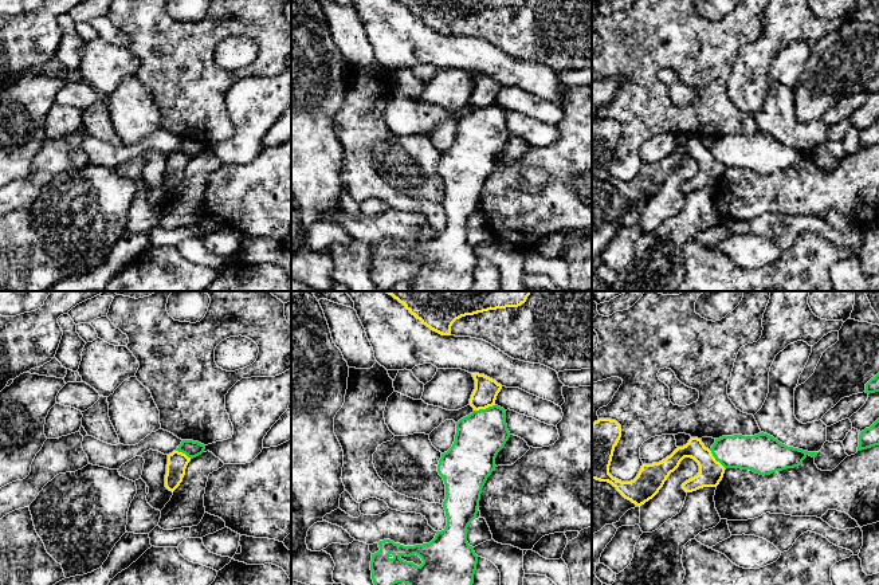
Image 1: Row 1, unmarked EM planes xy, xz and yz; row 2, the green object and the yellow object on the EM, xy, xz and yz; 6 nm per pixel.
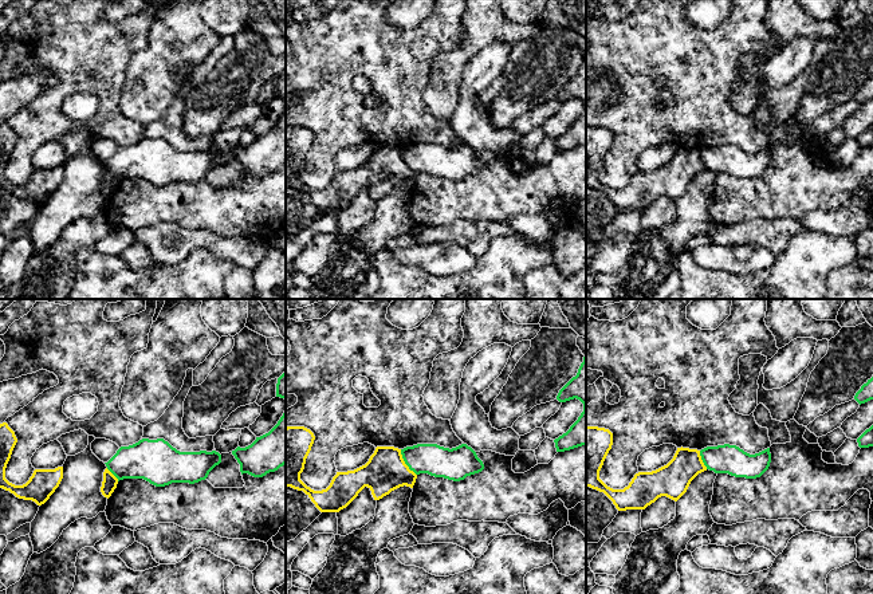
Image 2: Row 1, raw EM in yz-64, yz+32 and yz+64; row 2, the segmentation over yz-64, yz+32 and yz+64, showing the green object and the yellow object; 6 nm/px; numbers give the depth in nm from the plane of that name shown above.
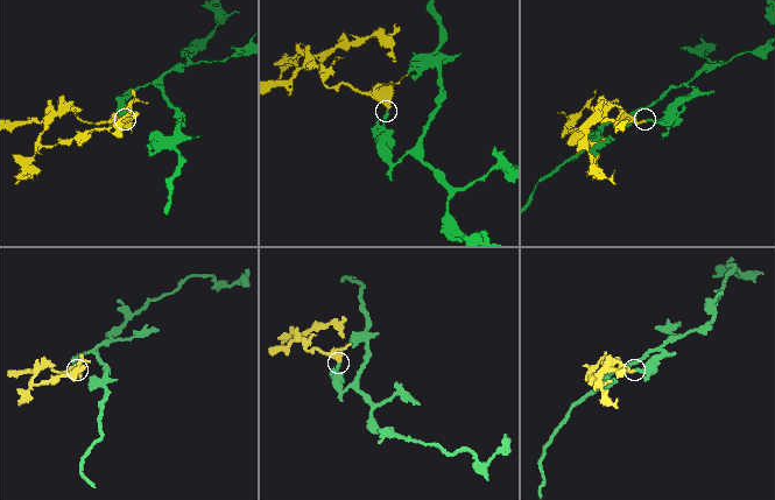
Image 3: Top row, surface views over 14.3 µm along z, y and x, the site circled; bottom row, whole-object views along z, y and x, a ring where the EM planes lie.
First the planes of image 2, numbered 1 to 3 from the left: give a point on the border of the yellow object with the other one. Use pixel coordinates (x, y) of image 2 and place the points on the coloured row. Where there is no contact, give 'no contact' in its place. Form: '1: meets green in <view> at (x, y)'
1: meets green in yz-64 at (113, 473)
2: meets green in yz+32 at (405, 463)
3: meets green in yz+64 at (702, 459)

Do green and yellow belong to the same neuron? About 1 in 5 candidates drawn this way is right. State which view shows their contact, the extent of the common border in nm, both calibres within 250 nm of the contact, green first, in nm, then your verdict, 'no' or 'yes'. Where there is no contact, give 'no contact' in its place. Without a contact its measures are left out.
contact in xz; length 130 nm; calibres 280 and 140 nm; no

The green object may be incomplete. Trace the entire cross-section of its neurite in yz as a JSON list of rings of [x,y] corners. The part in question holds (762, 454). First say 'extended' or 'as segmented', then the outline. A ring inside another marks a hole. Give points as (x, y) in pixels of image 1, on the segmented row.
as segmented; [[[764,432],[722,436],[715,439],[710,451],[725,468],[750,470],[764,476],[798,467],[808,455],[816,458],[819,454],[788,447]]]

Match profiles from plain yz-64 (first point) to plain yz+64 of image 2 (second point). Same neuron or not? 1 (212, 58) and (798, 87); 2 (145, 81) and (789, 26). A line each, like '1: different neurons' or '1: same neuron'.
1: same neuron
2: same neuron

